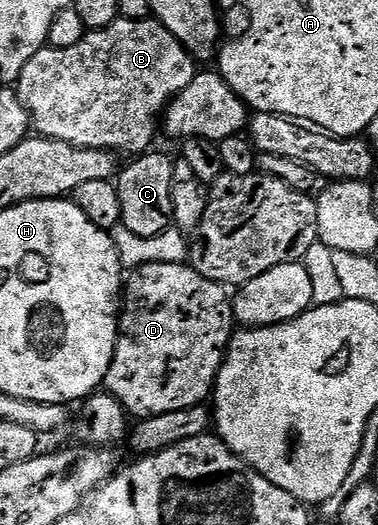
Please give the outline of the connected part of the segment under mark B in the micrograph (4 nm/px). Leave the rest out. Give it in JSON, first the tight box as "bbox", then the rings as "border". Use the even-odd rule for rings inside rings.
{"bbox":[17,18,197,154],"border":[[[120,18],[114,20],[109,26],[88,31],[87,36],[81,38],[81,42],[77,42],[77,46],[65,46],[64,48],[45,46],[37,54],[33,54],[33,58],[29,58],[29,62],[25,62],[25,66],[19,75],[17,95],[19,101],[26,106],[28,114],[31,116],[34,131],[40,136],[46,136],[49,140],[69,142],[74,148],[100,148],[116,154],[122,154],[122,152],[143,154],[154,145],[151,143],[154,142],[155,135],[161,132],[161,113],[177,94],[181,94],[181,90],[185,90],[185,86],[189,86],[189,82],[193,82],[196,71],[197,61],[195,57],[187,51],[187,47],[176,36],[169,34],[169,30],[164,24],[160,24],[154,18],[146,20],[124,20]]]}

